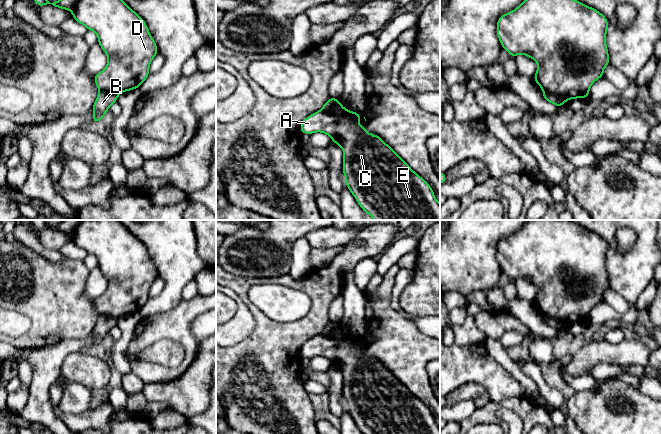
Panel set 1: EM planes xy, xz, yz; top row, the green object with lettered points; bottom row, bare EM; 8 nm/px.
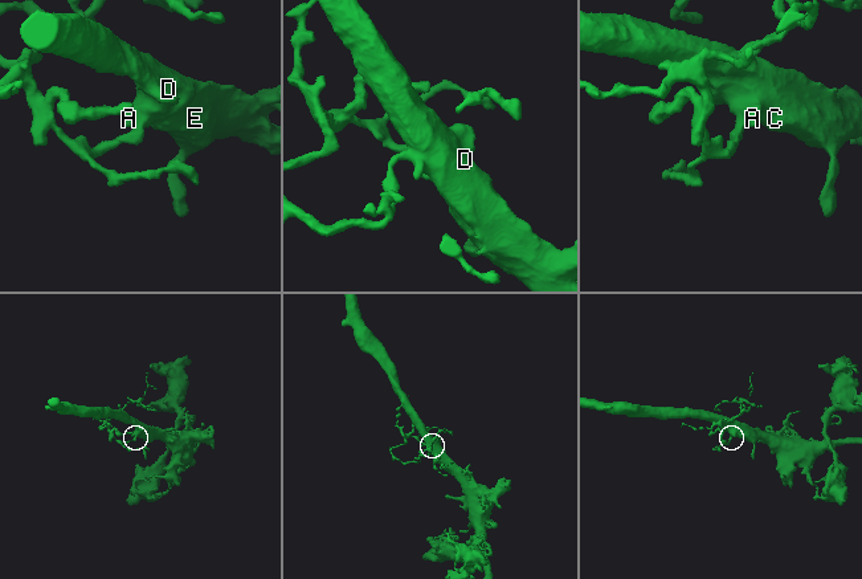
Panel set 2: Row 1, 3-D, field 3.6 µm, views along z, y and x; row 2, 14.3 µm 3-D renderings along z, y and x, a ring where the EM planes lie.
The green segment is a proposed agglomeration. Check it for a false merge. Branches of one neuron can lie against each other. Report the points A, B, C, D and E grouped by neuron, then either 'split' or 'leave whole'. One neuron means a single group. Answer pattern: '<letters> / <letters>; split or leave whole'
A C D E / B; split

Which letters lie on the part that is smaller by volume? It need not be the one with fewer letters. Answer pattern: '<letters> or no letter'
B

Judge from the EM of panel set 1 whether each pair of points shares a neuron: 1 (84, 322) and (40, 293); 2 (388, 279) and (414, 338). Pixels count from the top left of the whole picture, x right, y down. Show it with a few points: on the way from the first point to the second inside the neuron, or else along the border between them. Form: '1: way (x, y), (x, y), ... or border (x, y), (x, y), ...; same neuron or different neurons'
1: way (73, 315), (61, 310), (51, 300); same neuron
2: way (385, 294), (385, 310), (399, 324); same neuron

